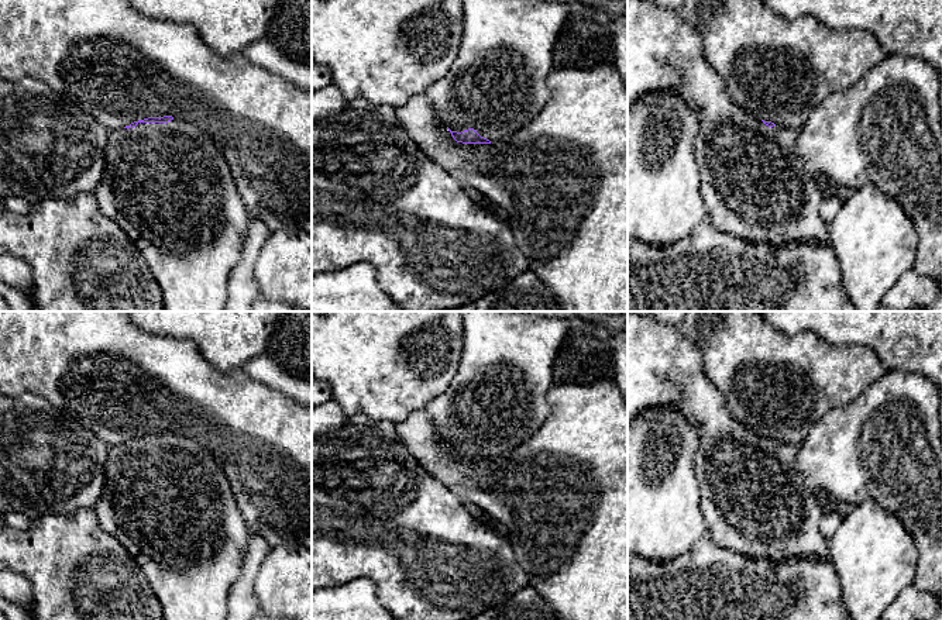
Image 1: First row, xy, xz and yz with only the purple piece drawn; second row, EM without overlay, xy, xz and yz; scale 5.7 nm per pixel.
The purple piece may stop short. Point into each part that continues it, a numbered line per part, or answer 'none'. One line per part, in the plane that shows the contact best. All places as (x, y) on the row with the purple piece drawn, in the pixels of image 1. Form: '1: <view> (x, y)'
1: xy (167, 185)

